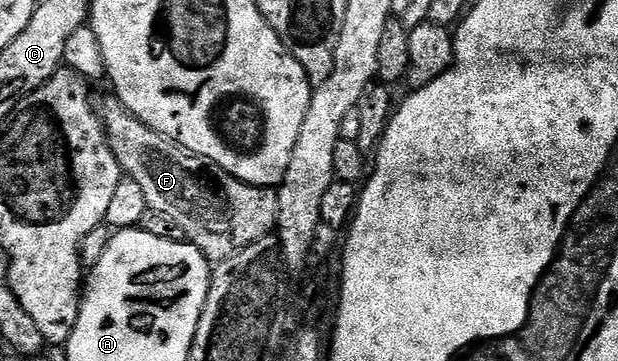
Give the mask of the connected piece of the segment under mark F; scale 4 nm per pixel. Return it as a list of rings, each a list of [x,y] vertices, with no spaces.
[[[117,98],[110,99],[104,102],[103,108],[101,104],[101,119],[103,127],[107,129],[107,141],[123,169],[124,177],[141,186],[148,209],[163,214],[171,223],[179,224],[185,229],[188,241],[198,246],[208,260],[227,260],[253,242],[266,239],[274,231],[279,216],[279,195],[274,189],[259,189],[241,183],[221,170],[221,166],[211,164],[209,158],[193,154],[188,148],[181,147],[174,140],[145,126]]]

